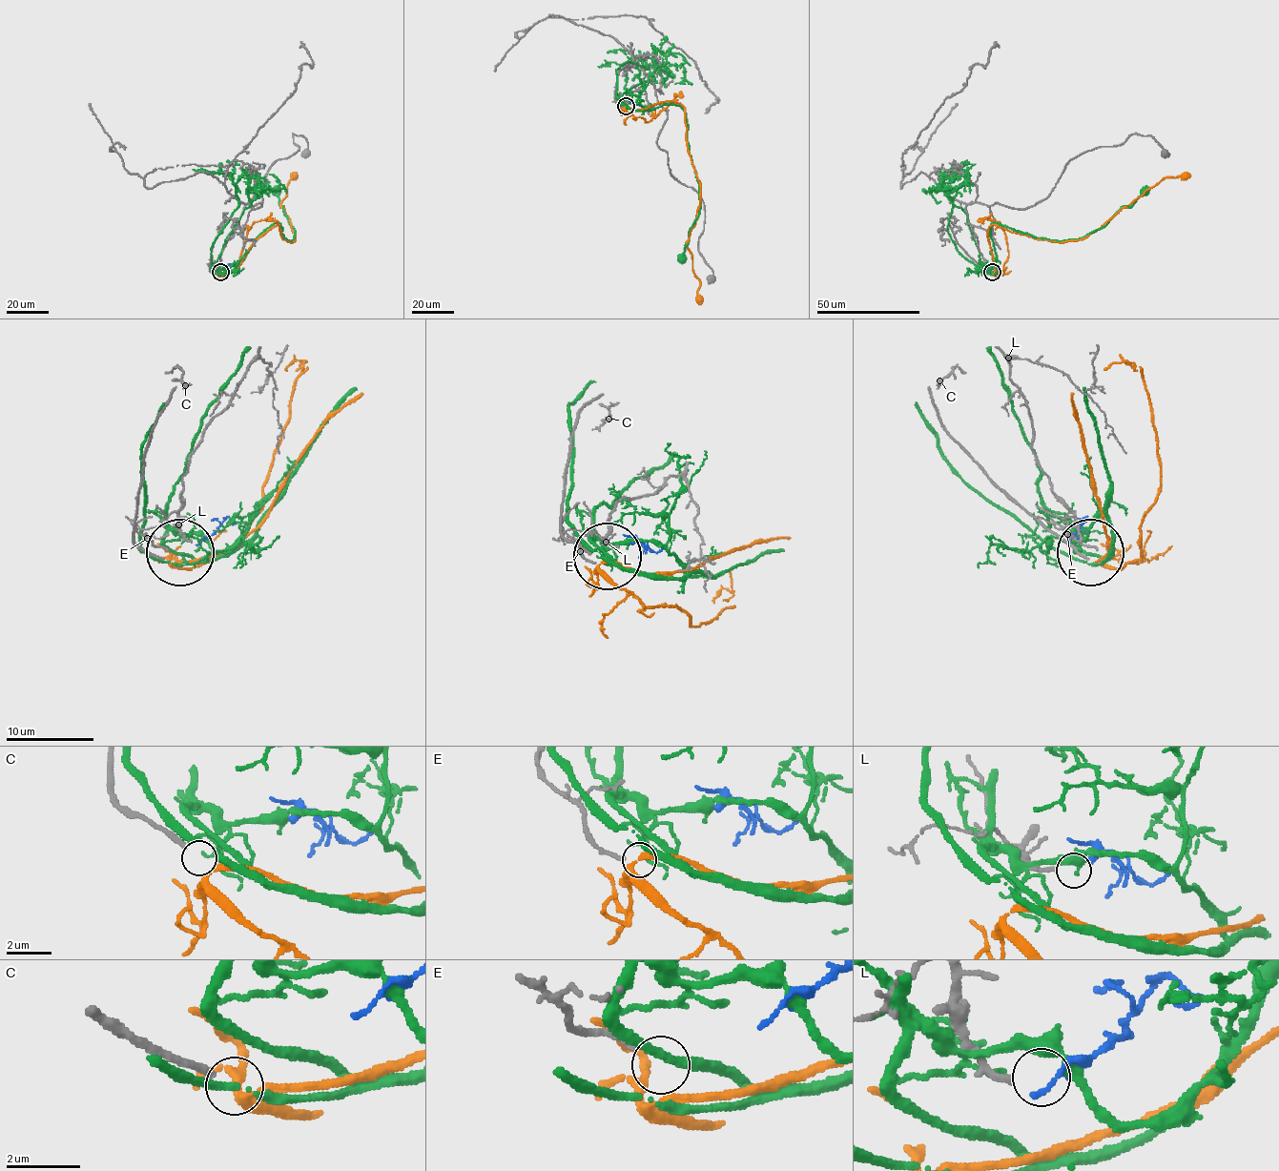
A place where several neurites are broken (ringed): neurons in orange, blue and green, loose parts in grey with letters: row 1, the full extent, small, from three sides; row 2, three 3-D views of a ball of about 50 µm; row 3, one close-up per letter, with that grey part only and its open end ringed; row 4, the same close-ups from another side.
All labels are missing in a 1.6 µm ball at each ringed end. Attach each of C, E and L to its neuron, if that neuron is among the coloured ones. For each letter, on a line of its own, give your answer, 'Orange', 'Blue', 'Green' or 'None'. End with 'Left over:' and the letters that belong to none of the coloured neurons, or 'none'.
C: Orange
E: None
L: Blue
Left over: E

